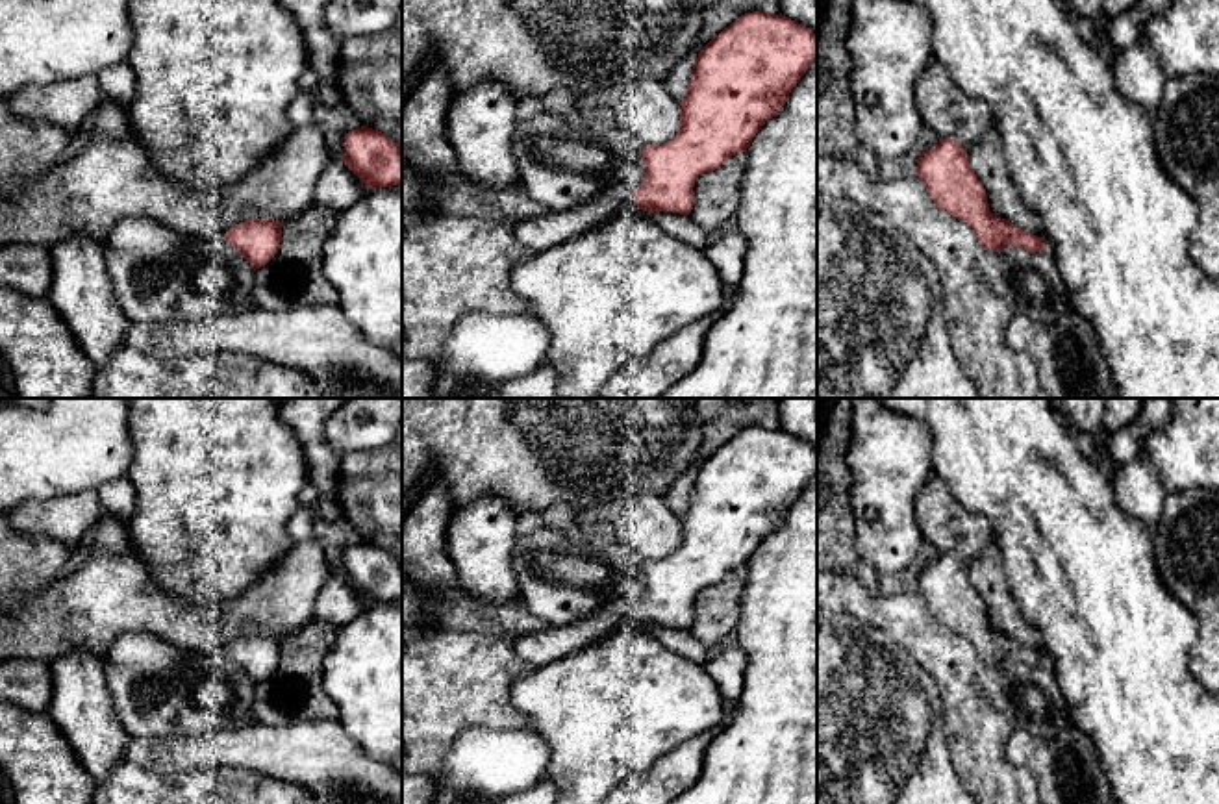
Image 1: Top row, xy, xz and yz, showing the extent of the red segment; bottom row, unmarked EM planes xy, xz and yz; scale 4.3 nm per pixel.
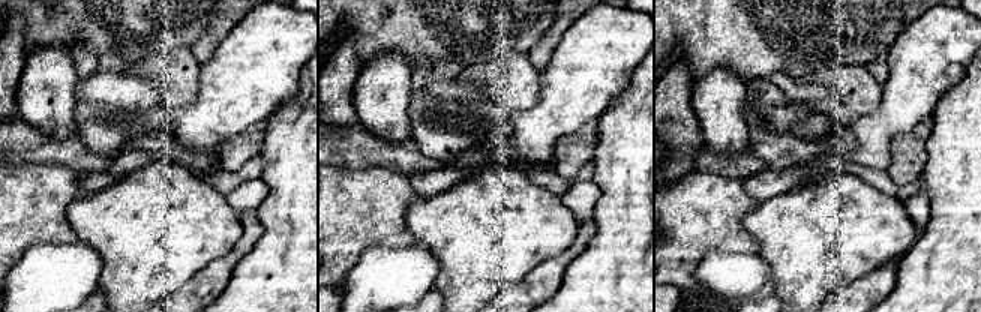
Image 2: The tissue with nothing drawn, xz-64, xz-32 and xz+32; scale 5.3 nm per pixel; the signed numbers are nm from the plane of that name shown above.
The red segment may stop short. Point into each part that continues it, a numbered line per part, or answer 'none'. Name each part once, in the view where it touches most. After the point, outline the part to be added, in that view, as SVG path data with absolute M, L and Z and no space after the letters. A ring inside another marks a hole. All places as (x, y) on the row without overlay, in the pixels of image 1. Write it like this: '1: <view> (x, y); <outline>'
1: xz (552, 643); M615 602L604 606L597 615L565 628L547 628L513 639L515 654L532 669L565 658L615 630L635 622L634 609Z

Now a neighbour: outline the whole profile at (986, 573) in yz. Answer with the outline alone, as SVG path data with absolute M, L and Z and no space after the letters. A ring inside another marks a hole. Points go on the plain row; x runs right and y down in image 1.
M989 543L967 563L967 574L987 609L989 626L1013 641L1043 652L1041 634L1023 617L1004 576L1002 558Z

